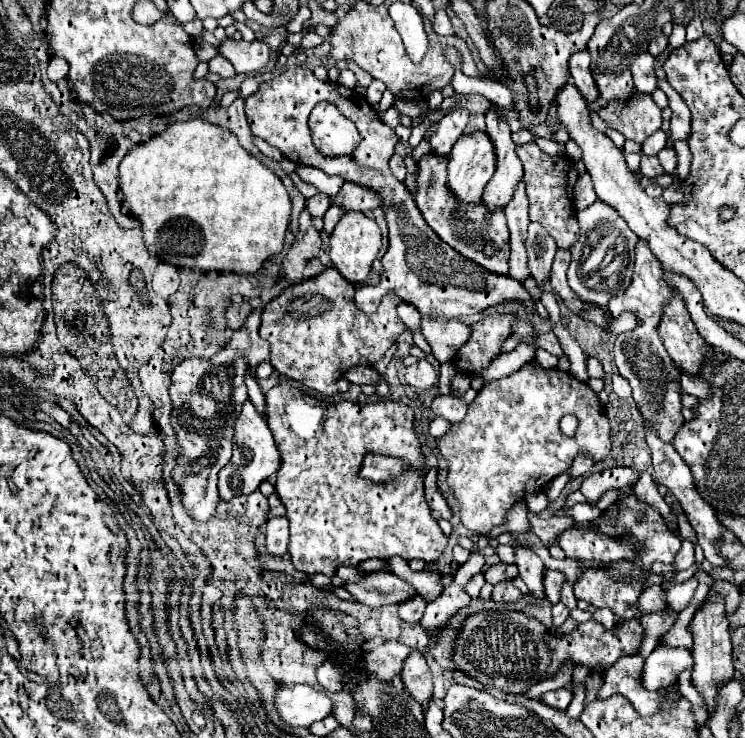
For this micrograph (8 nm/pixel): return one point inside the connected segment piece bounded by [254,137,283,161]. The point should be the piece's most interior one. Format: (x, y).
(266, 149)

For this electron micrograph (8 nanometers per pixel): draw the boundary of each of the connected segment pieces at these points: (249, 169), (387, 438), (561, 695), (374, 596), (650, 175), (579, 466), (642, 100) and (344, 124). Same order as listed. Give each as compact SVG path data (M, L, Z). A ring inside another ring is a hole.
M202 119L172 123L164 133L136 145L120 163L120 189L130 213L142 223L148 249L160 249L160 259L176 267L256 273L264 261L278 255L284 247L292 213L286 187L278 175L252 157L228 129L220 129Z
M278 383L276 387L272 387L268 393L266 393L266 419L268 419L268 427L274 435L274 441L282 453L282 467L280 471L276 473L276 483L274 483L274 489L276 489L276 495L280 497L280 501L284 503L286 511L288 511L288 521L290 521L290 545L288 545L288 553L290 553L290 559L294 563L294 567L306 575L316 575L316 573L324 573L328 577L334 577L336 575L336 569L342 567L342 565L350 565L350 567L356 567L358 563L366 561L366 559L372 559L372 557L382 557L382 559L390 559L390 557L402 557L406 561L418 557L418 559L424 559L426 563L434 563L438 561L438 557L442 555L442 551L446 549L446 535L442 533L442 529L438 527L438 521L432 517L432 509L428 507L426 503L426 497L424 497L424 479L422 479L422 467L424 467L424 453L422 453L422 445L416 437L416 431L414 431L414 409L408 407L408 405L402 405L396 403L396 401L376 401L376 403L350 403L350 401L320 401L320 399L314 399L306 393L302 393L296 385L292 383ZM368 453L378 453L378 455L390 455L390 457L398 457L406 463L406 469L400 477L392 479L392 481L386 481L386 483L374 483L374 481L368 481L368 479L362 479L358 477L360 475L360 467L362 467L362 459L368 455Z
M556 689L556 691L548 691L540 697L546 705L554 707L554 709L560 709L560 711L566 711L566 707L570 705L572 701L572 691L570 689Z
M386 571L368 573L360 583L348 583L346 591L356 595L360 603L372 609L382 605L398 605L400 601L408 601L418 595L418 591L408 581Z
M642 155L640 171L642 171L642 175L646 179L656 179L660 175L666 175L664 169L662 169L662 165L660 165L660 161L658 161L658 157L646 157L646 155Z
M584 453L580 457L576 457L576 461L572 463L570 471L572 471L572 477L580 477L580 475L586 475L590 469L592 469L594 461L590 457L584 457Z
M634 93L626 105L610 101L598 111L598 115L610 129L624 133L624 137L638 143L646 141L662 125L662 109L652 101L650 95L640 93Z
M318 103L308 119L308 127L312 133L314 147L328 155L340 157L352 153L356 149L360 135L352 121L348 121L332 103Z

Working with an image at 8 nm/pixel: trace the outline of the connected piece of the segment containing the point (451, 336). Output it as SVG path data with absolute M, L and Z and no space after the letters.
M422 319L422 333L432 347L434 357L440 363L446 363L456 355L456 349L468 341L472 327L458 319Z

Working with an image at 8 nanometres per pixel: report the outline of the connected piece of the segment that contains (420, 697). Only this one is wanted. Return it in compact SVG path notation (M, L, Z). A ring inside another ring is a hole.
M414 649L404 663L402 683L408 689L408 693L412 693L412 699L420 703L422 711L426 711L428 703L432 701L432 673L418 649Z

